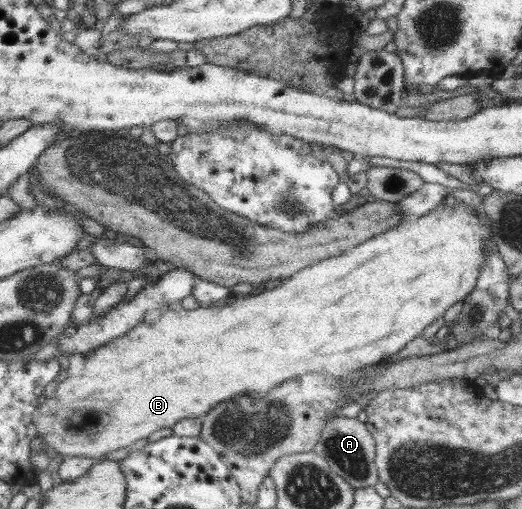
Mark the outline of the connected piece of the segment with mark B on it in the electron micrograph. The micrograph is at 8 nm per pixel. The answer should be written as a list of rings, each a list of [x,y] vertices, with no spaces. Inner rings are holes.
[[[456,203],[453,206],[436,205],[430,212],[422,216],[402,220],[398,225],[391,226],[383,233],[380,233],[356,246],[342,252],[339,256],[316,262],[307,268],[300,269],[291,277],[283,279],[273,289],[263,290],[255,294],[241,296],[235,299],[232,304],[222,303],[221,305],[204,307],[199,306],[197,309],[186,310],[180,303],[176,303],[171,308],[166,308],[153,315],[149,320],[135,326],[131,331],[119,336],[115,341],[97,348],[88,354],[85,360],[84,369],[75,376],[68,376],[62,382],[59,382],[52,396],[39,406],[39,410],[33,421],[37,428],[38,438],[44,437],[46,444],[59,452],[64,457],[90,457],[97,459],[132,445],[136,440],[144,440],[160,430],[160,428],[173,428],[173,426],[185,418],[203,418],[204,414],[210,412],[216,405],[222,402],[234,400],[234,398],[248,397],[254,400],[260,400],[270,394],[270,390],[276,388],[280,382],[286,379],[301,377],[304,373],[318,373],[323,375],[332,375],[341,377],[347,375],[350,371],[360,367],[378,363],[384,358],[398,352],[406,342],[410,342],[416,336],[419,336],[428,326],[432,324],[439,316],[444,314],[447,308],[452,304],[462,301],[467,294],[472,292],[475,287],[476,279],[482,269],[482,247],[485,240],[491,236],[489,222],[482,214],[482,217],[465,204]],[[86,412],[84,426],[78,428],[82,430],[82,436],[66,436],[66,416],[74,418],[74,414]]]

